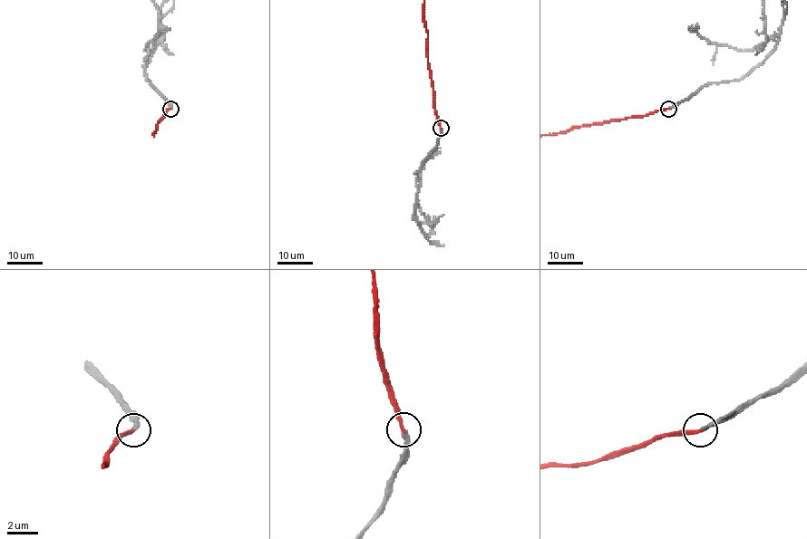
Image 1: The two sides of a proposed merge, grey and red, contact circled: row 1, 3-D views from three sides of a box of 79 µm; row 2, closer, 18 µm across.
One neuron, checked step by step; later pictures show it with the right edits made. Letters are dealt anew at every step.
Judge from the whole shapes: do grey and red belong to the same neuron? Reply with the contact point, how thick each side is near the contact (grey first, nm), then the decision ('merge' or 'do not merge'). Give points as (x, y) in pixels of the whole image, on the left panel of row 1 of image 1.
place (170, 109); calibres 280 and 240 nm; merge

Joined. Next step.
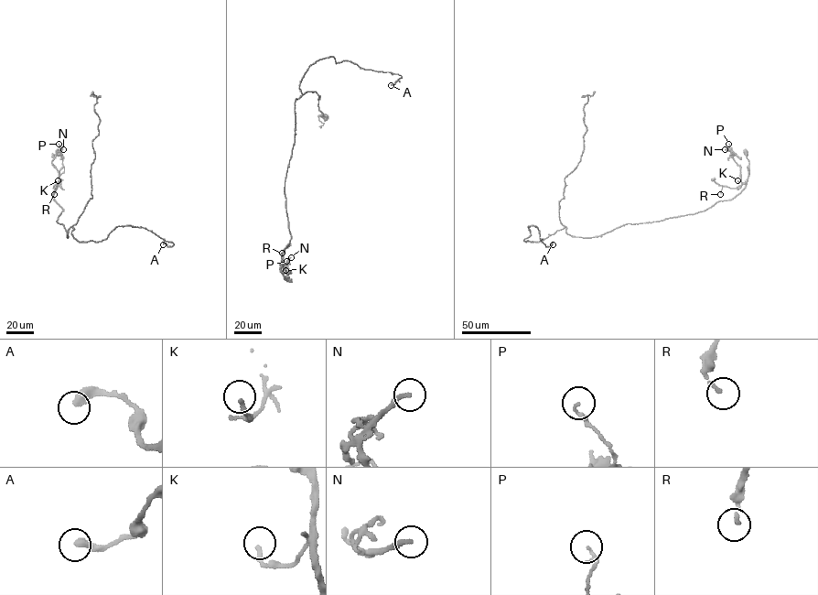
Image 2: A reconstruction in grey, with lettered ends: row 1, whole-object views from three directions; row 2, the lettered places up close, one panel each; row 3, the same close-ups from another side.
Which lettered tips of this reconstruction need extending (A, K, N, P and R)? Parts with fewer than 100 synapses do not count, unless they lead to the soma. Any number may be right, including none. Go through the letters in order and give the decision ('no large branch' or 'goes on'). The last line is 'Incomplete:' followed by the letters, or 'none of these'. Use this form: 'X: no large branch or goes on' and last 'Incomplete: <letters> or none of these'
A: no large branch
K: no large branch
N: no large branch
P: no large branch
R: no large branch
Incomplete: none of these

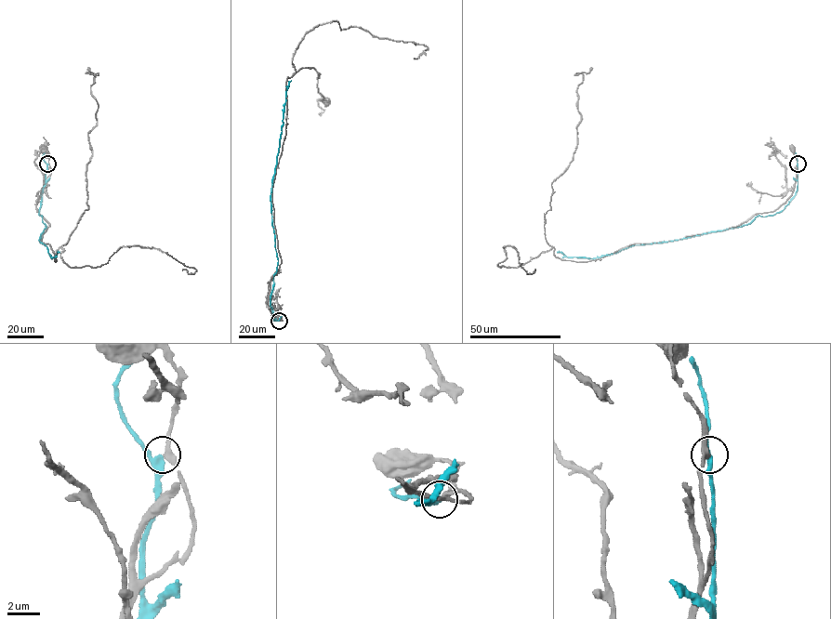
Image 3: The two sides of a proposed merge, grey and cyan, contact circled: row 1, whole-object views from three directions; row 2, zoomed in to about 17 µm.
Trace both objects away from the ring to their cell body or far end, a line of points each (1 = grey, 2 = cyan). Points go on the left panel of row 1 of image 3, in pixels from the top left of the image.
1: (47, 164), (49, 154), (44, 149)
2: (47, 164), (39, 210), (46, 227), (39, 241), (47, 247), (52, 258), (59, 252)

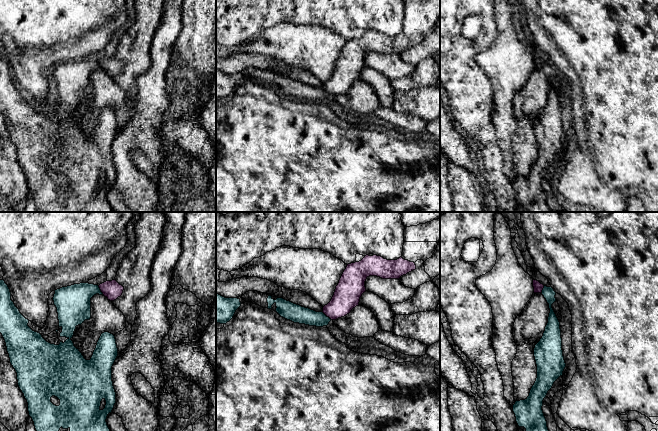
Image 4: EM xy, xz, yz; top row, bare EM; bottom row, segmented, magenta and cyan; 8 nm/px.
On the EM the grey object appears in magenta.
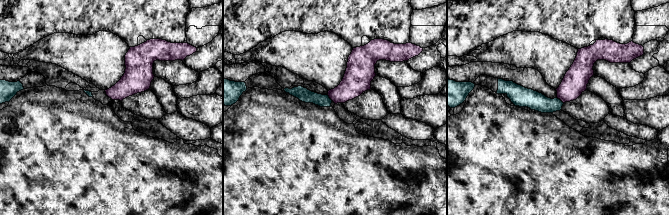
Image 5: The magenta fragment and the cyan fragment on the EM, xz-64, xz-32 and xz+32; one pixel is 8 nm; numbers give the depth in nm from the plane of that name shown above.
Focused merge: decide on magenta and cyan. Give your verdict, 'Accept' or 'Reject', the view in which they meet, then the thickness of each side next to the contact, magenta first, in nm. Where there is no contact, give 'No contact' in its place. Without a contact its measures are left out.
Reject. Touches magenta in xz. Thickness 220 nm (magenta) against 140 nm

